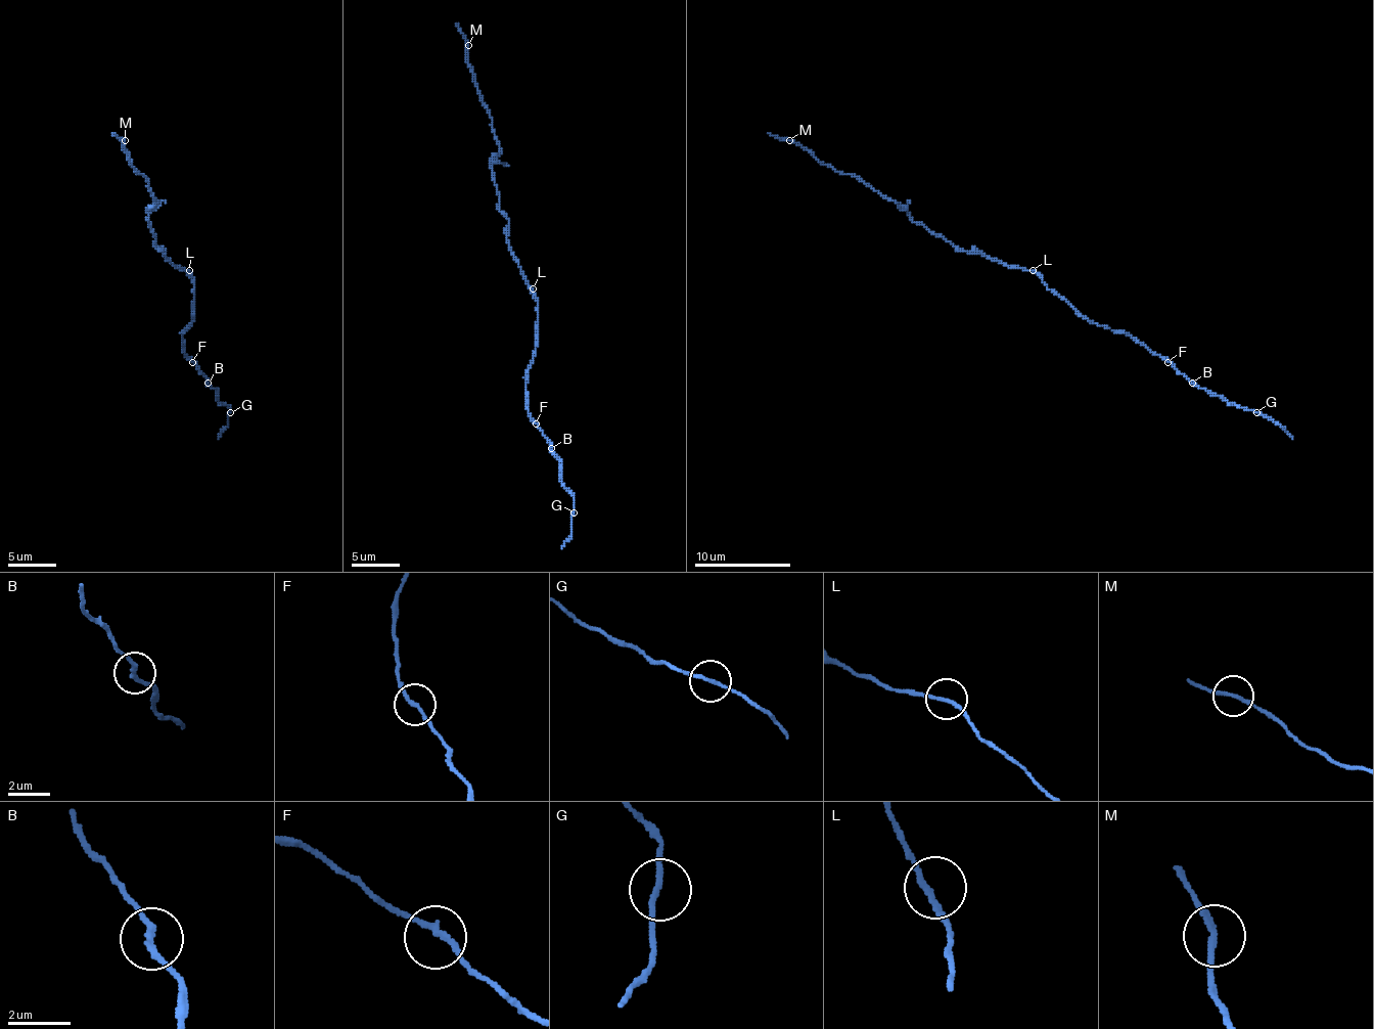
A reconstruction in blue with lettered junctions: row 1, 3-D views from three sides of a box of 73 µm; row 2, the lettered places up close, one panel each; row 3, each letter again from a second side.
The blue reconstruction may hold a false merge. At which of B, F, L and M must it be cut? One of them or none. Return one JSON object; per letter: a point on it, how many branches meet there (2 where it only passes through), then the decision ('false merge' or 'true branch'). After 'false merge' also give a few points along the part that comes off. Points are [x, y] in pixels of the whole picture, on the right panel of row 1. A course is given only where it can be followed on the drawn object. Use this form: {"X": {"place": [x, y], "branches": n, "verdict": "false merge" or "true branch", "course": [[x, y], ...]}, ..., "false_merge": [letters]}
{"B": {"place": [1192, 383], "branches": 2, "verdict": "true branch"}, "F": {"place": [1168, 362], "branches": 2, "verdict": "true branch"}, "L": {"place": [1033, 270], "branches": 2, "verdict": "true branch"}, "M": {"place": [789, 140], "branches": 2, "verdict": "true branch"}, "false_merge": []}

